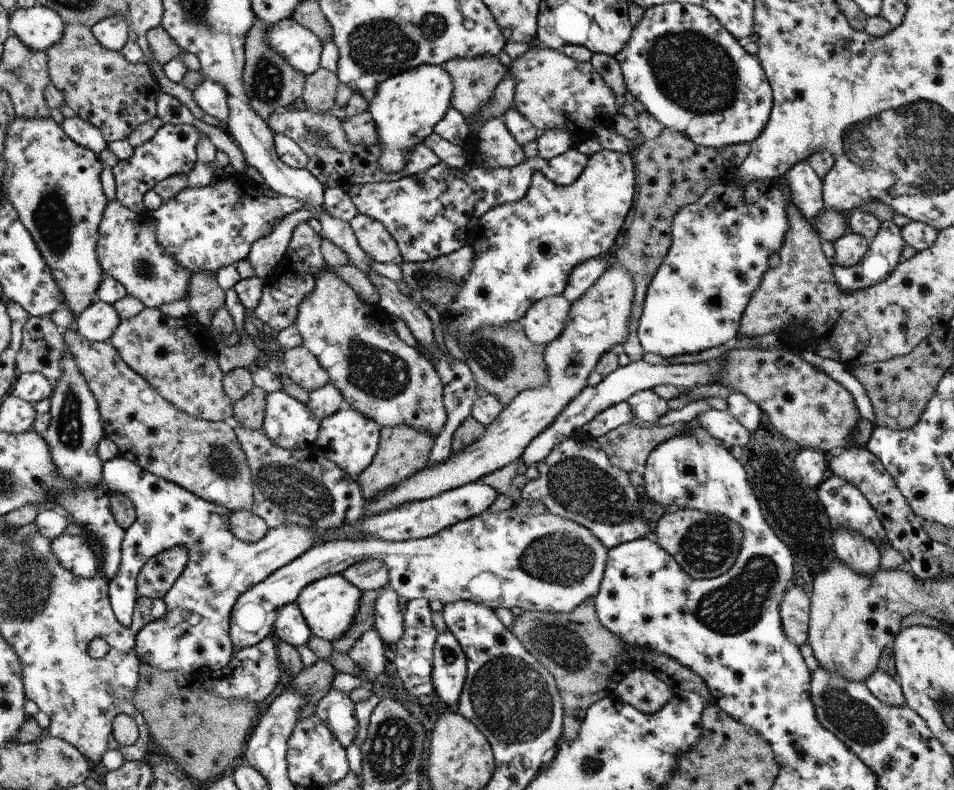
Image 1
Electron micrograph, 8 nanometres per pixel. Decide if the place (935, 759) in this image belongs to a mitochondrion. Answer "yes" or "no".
no

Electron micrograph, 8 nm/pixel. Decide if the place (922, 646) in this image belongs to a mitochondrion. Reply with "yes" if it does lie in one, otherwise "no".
no

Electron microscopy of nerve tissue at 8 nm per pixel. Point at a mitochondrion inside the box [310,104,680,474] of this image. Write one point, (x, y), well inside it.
(379, 373)

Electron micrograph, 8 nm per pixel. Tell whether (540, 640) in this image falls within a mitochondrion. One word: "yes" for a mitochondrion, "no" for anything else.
yes

